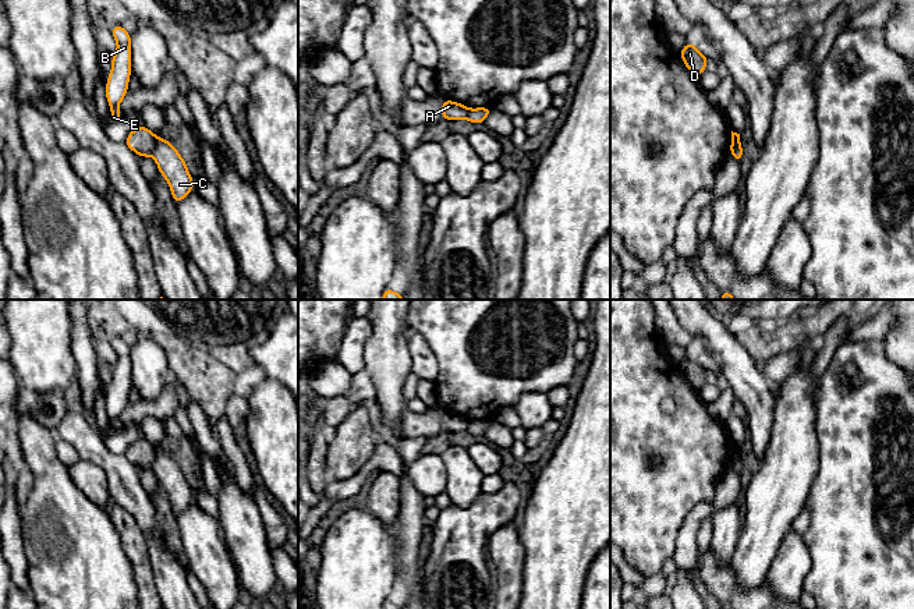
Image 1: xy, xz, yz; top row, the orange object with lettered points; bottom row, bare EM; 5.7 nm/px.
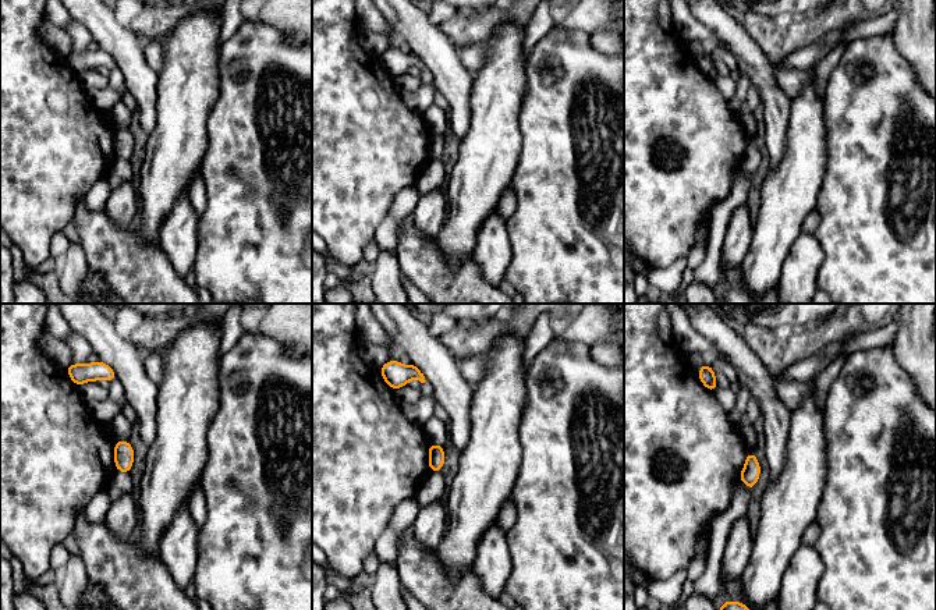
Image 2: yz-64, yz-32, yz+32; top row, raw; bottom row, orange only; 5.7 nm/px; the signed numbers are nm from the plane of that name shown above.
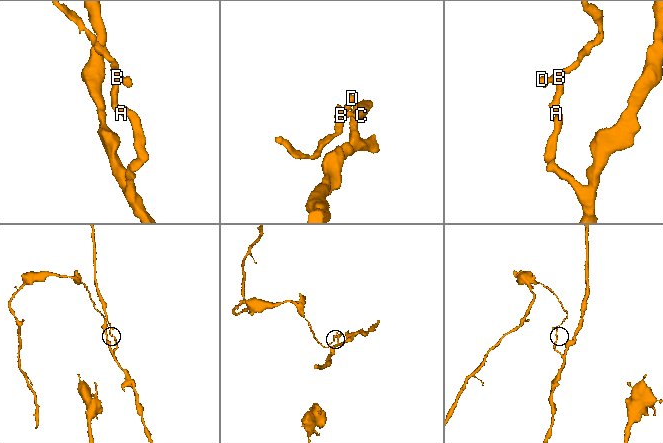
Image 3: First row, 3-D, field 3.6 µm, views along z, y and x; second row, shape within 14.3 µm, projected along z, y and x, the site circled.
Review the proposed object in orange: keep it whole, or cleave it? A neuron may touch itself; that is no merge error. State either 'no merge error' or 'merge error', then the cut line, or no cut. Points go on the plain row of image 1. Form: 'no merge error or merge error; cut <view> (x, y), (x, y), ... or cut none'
merge error; cut xy (156, 452), (152, 464)

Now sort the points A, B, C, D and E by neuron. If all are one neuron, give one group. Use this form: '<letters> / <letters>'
A B D E / C

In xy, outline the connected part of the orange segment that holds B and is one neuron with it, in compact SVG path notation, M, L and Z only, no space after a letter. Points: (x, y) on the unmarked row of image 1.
M114 337L110 344L117 353L117 364L113 367L111 383L106 394L106 411L111 424L110 432L121 433L124 429L118 424L118 417L128 404L131 387L131 347L121 337Z

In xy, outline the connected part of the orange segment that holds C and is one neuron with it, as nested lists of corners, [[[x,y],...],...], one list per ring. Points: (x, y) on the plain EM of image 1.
[[[162,449],[156,452],[152,470],[171,502],[173,513],[178,516],[194,502],[194,491],[184,471],[180,464]]]

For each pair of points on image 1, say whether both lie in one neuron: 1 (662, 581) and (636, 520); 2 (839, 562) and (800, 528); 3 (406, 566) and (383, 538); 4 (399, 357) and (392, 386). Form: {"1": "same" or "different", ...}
{"1": "different", "2": "different", "3": "different", "4": "same"}

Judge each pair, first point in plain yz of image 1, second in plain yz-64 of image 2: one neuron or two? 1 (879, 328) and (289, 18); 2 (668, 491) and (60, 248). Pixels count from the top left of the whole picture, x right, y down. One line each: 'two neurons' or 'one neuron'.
1: one neuron
2: two neurons

